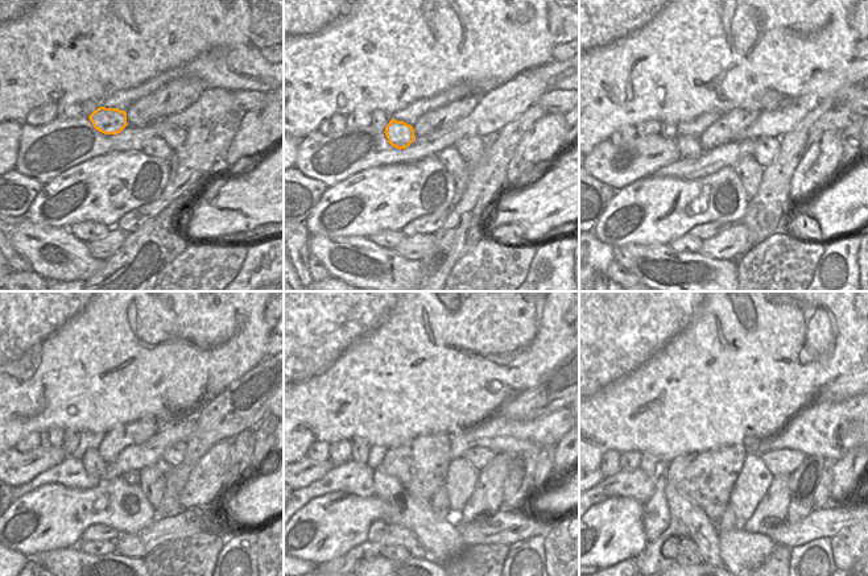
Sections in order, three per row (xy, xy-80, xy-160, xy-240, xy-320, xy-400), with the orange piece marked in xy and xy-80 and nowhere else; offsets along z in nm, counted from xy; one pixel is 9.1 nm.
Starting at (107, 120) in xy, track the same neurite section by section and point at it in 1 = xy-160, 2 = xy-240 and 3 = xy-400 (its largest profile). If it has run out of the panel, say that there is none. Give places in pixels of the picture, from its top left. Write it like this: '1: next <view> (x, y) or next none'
1: next xy-160 (690, 148)
2: next xy-240 (94, 464)
3: next xy-400 (690, 529)

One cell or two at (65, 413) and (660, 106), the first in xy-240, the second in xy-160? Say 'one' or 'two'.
one

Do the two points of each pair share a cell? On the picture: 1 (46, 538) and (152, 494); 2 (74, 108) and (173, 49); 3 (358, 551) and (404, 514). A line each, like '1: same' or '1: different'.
1: different
2: different
3: different

